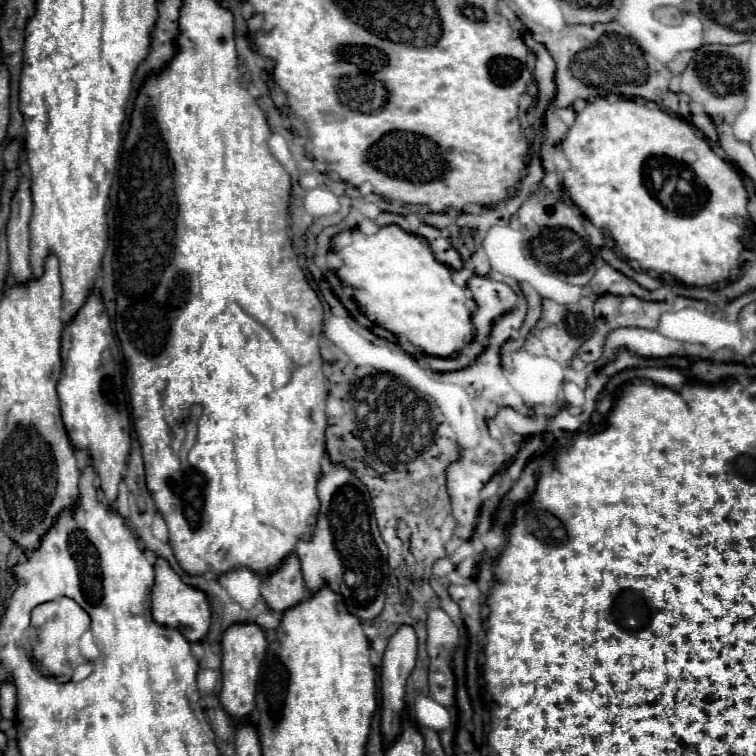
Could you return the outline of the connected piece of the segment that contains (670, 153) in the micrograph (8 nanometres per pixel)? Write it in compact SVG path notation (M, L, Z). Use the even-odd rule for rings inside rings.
M597 98L595 102L587 104L583 112L577 112L575 124L569 128L567 138L563 140L563 152L565 152L565 156L569 160L569 170L565 172L563 186L569 190L571 200L583 210L583 214L597 228L601 228L605 234L609 230L609 234L611 234L611 238L615 242L615 248L617 248L617 252L621 252L623 258L637 260L645 272L671 274L673 278L677 278L679 282L683 282L687 286L711 286L711 284L717 284L717 282L727 282L727 280L731 280L731 274L733 272L741 270L739 254L745 250L745 242L743 242L743 236L747 232L747 226L745 224L751 218L749 212L747 212L749 196L747 196L743 178L737 172L733 172L731 166L709 148L709 144L705 142L703 136L697 136L695 134L695 128L689 122L685 122L685 120L681 120L677 116L671 116L671 114L659 110L659 108L649 108L645 104L637 104L633 100L625 100L625 98L619 98L619 100ZM681 180L689 182L693 186L693 192L691 194L683 194L683 190L679 188Z

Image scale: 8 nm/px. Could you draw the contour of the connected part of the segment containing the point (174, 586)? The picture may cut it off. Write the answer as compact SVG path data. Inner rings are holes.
M157 558L155 560L155 586L153 586L153 604L151 604L151 610L153 610L155 622L159 622L163 626L179 628L189 642L203 640L203 636L209 630L211 610L209 610L207 594L203 590L195 588L195 586L185 584L179 578L179 574L169 566L169 562L165 558Z

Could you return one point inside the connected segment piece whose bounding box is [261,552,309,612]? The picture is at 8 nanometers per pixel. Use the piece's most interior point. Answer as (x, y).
(282, 589)

